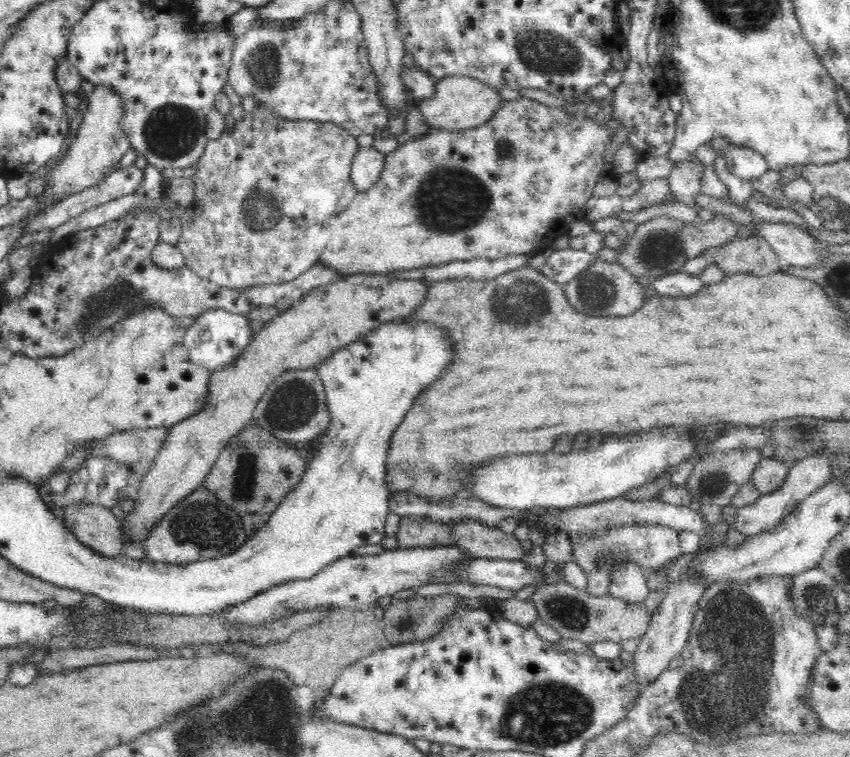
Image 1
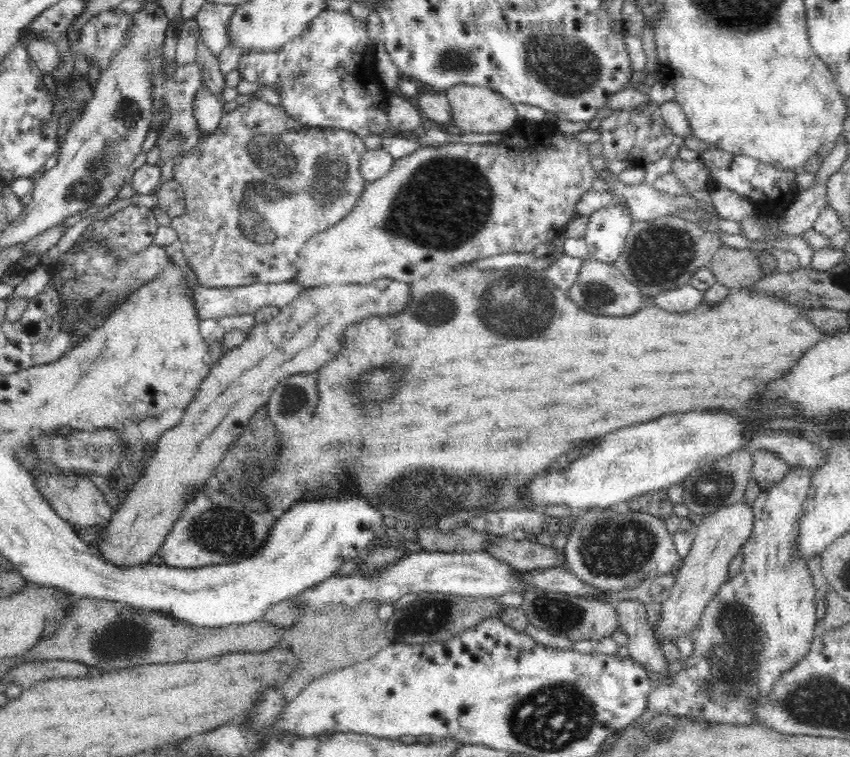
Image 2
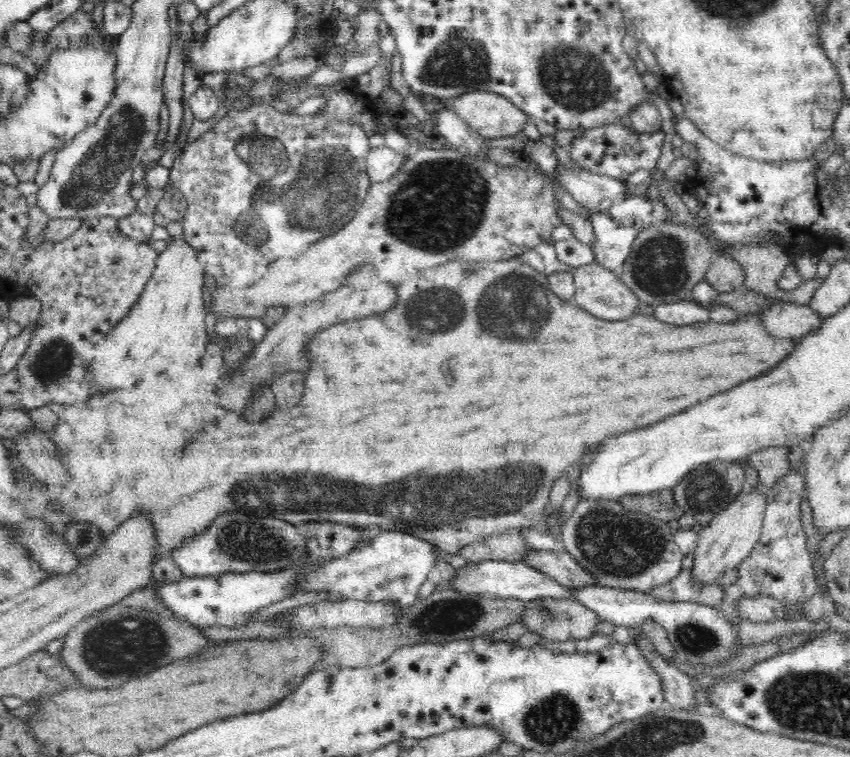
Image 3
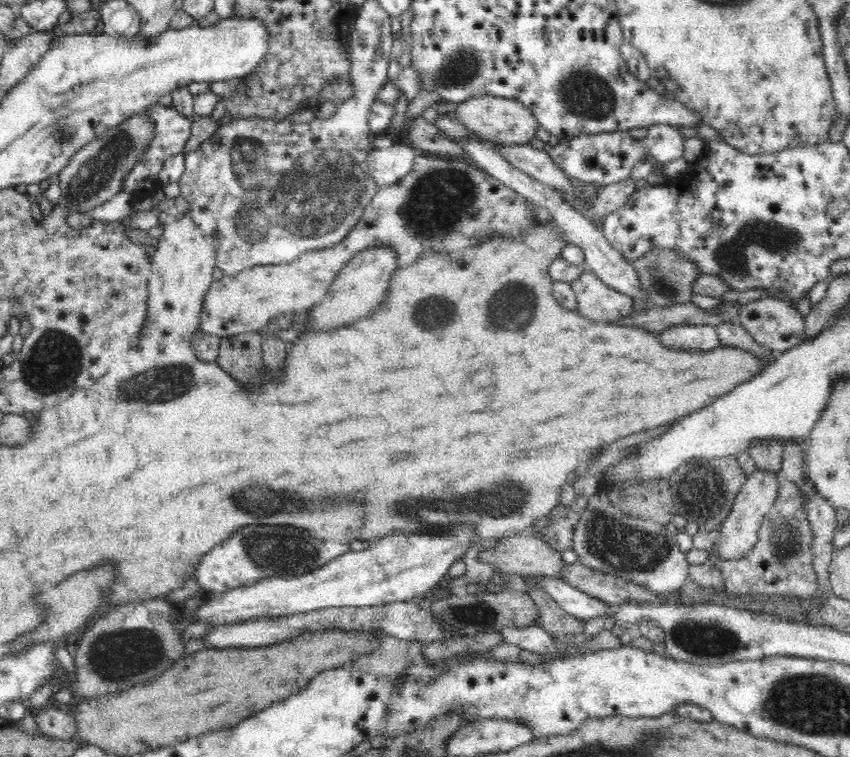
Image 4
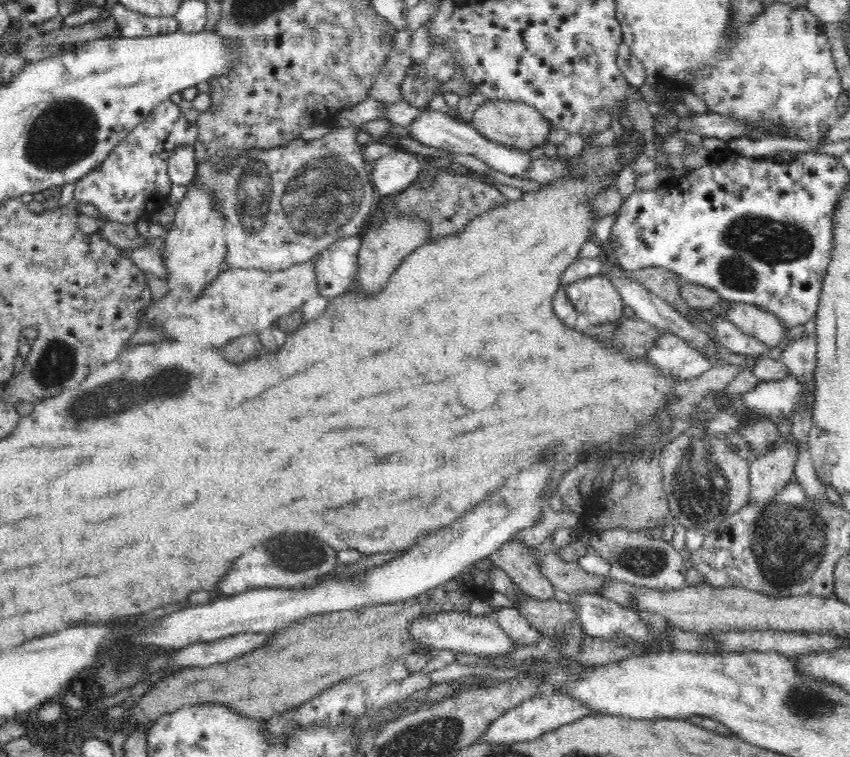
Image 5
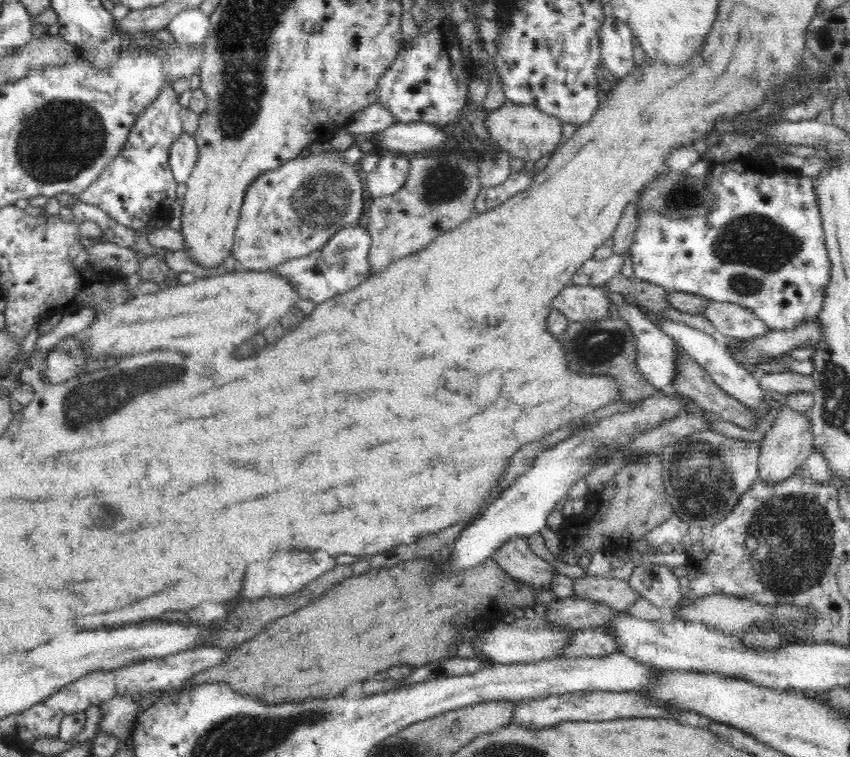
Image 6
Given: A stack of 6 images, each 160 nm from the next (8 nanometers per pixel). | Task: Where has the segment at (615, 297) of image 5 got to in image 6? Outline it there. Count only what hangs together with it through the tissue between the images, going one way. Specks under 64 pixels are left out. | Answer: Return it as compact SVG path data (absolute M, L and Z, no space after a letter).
M568 285L552 300L552 308L574 322L608 319L612 306L604 286Z

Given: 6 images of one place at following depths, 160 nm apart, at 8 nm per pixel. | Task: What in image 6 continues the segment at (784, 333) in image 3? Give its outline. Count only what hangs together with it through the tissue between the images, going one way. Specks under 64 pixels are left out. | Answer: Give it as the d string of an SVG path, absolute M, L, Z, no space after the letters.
M709 301L702 313L727 337L744 340L764 336L770 330L750 309L731 302Z

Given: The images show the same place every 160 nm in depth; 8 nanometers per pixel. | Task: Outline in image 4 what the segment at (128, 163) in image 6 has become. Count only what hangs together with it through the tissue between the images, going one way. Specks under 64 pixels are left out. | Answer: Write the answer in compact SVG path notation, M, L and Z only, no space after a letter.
M156 104L150 106L148 112L151 120L155 123L155 138L152 140L146 152L140 154L140 160L133 167L131 174L124 180L122 188L120 188L120 191L124 189L130 191L130 194L134 195L135 198L152 197L156 192L162 191L164 185L158 181L158 174L160 174L160 170L163 169L168 158L182 153L191 135L192 123L194 122L194 118L184 117L172 106L164 107Z

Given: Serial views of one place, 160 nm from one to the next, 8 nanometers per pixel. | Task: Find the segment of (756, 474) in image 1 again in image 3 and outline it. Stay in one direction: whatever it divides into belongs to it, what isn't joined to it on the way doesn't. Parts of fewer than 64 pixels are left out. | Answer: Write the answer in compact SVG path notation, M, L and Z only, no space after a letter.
M768 447L759 449L747 457L748 463L758 472L762 486L769 489L783 476L792 472L789 461L789 448Z

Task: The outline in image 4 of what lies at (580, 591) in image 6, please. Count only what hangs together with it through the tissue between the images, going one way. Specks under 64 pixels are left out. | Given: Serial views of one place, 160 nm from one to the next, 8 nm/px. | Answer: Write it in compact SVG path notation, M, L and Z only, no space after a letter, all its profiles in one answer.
M529 533L514 534L509 537L502 537L492 547L481 550L477 557L482 562L495 566L500 572L510 575L536 575L540 577L558 577L561 579L561 572L565 567L561 554L556 549L546 544L540 537L532 536Z

